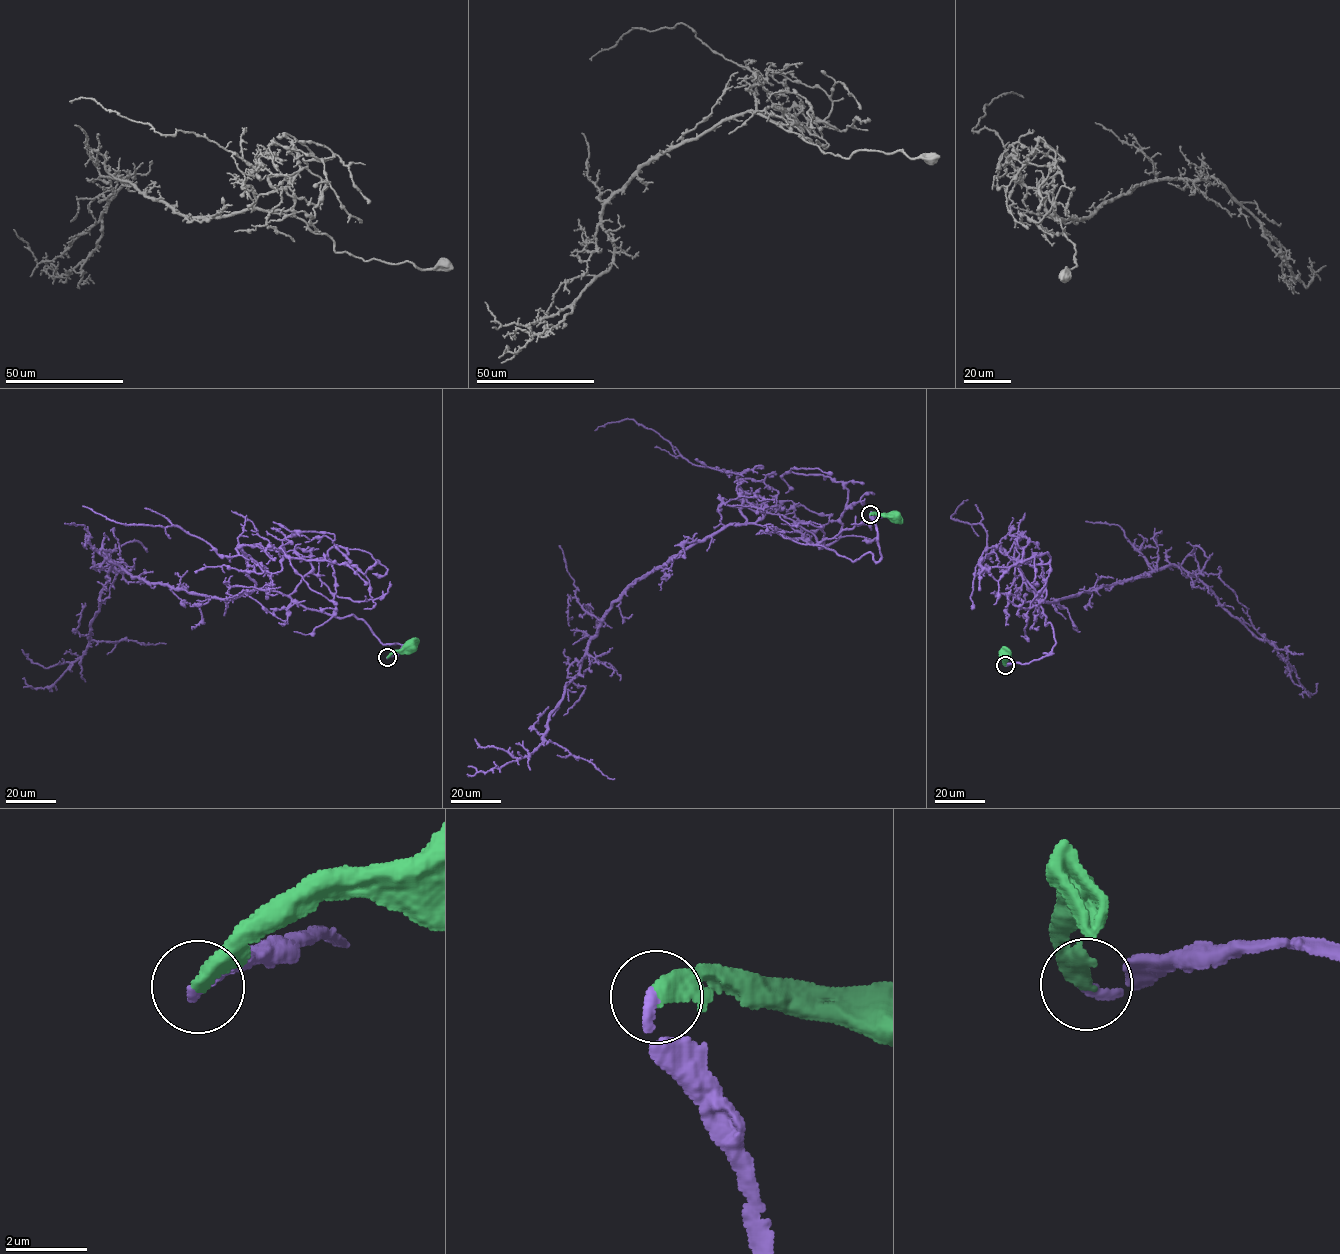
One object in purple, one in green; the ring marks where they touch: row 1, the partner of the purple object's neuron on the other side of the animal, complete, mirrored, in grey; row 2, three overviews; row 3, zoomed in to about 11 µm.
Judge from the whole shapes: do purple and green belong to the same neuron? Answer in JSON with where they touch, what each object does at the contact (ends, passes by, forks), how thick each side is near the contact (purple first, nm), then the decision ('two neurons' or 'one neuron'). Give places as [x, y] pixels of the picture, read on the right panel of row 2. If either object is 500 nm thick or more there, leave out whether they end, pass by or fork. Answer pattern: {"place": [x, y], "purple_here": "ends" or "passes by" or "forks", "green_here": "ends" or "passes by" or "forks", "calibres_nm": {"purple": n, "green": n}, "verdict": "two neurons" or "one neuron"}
{"place": [1005, 665], "purple_here": "ends", "green_here": "ends", "calibres_nm": {"purple": 260, "green": 440}, "verdict": "one neuron"}

